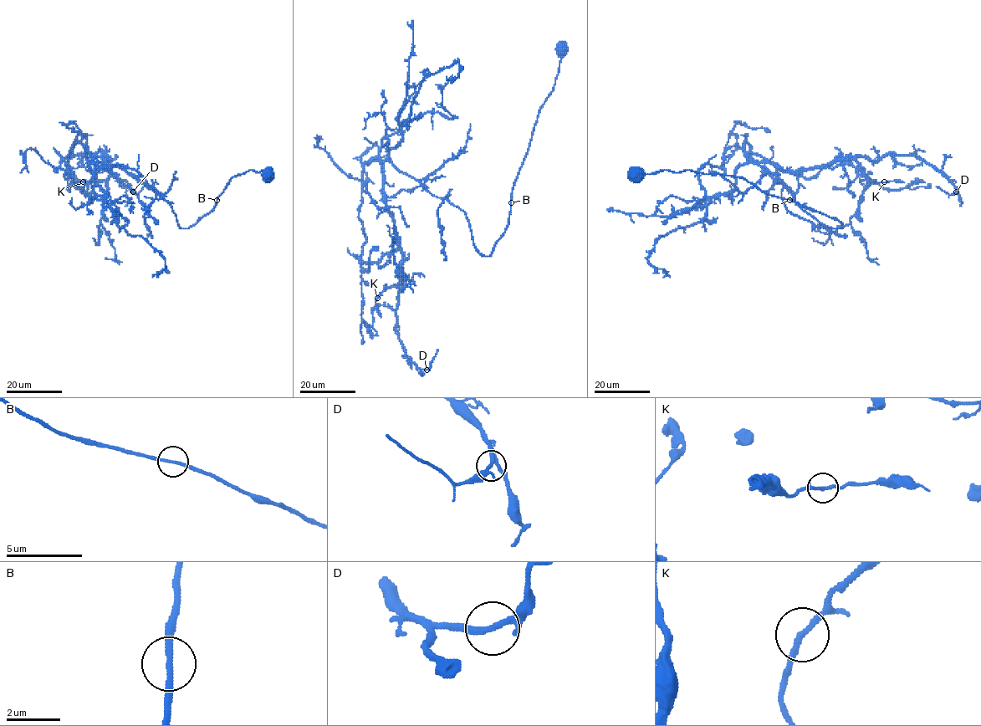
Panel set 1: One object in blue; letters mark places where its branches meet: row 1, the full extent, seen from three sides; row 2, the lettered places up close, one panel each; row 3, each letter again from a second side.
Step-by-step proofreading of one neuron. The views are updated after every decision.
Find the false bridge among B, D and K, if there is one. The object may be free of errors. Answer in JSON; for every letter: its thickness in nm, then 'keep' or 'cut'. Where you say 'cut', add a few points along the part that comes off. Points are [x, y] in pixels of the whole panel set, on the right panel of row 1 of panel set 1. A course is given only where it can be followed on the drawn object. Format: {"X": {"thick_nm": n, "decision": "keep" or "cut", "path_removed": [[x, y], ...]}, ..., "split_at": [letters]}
{"B": {"thick_nm": 200, "decision": "keep"}, "D": {"thick_nm": 200, "decision": "keep"}, "K": {"thick_nm": 200, "decision": "keep"}, "split_at": []}

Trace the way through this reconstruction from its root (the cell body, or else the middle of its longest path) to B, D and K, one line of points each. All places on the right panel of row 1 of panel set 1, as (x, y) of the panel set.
B: (636, 174), (692, 170), (732, 175), (744, 177), (769, 194), (789, 199)
D: (636, 174), (742, 177), (842, 224), (833, 228), (748, 162), (803, 171), (916, 155), (956, 191)
K: (636, 174), (742, 177), (842, 224), (833, 228), (748, 162), (803, 171), (853, 160), (884, 181)

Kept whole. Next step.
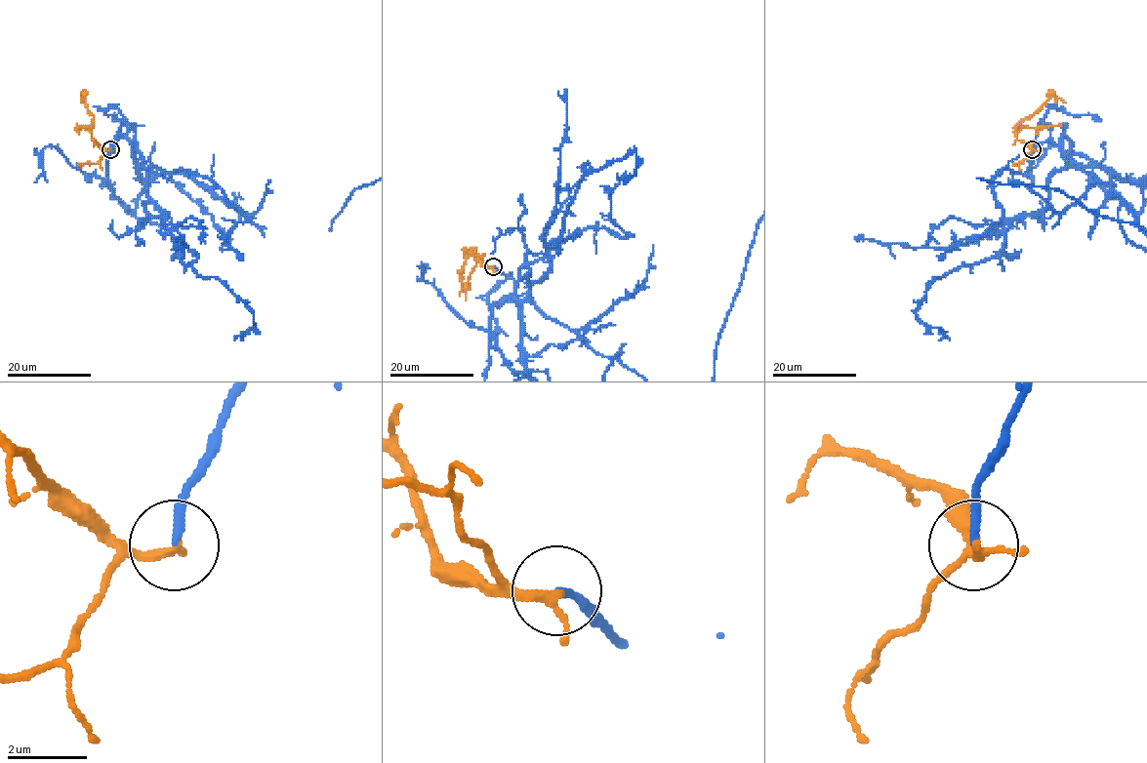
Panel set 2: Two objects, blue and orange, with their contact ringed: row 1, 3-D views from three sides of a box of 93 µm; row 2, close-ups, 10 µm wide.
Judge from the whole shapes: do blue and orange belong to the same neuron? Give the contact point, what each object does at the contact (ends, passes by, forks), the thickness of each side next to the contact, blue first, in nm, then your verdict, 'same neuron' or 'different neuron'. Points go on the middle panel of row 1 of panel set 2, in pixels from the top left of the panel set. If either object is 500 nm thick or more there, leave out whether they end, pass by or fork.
at (493, 266); blue ends there; orange passes by; 220 nm thick on the blue side, 170 nm on the other; same neuron

